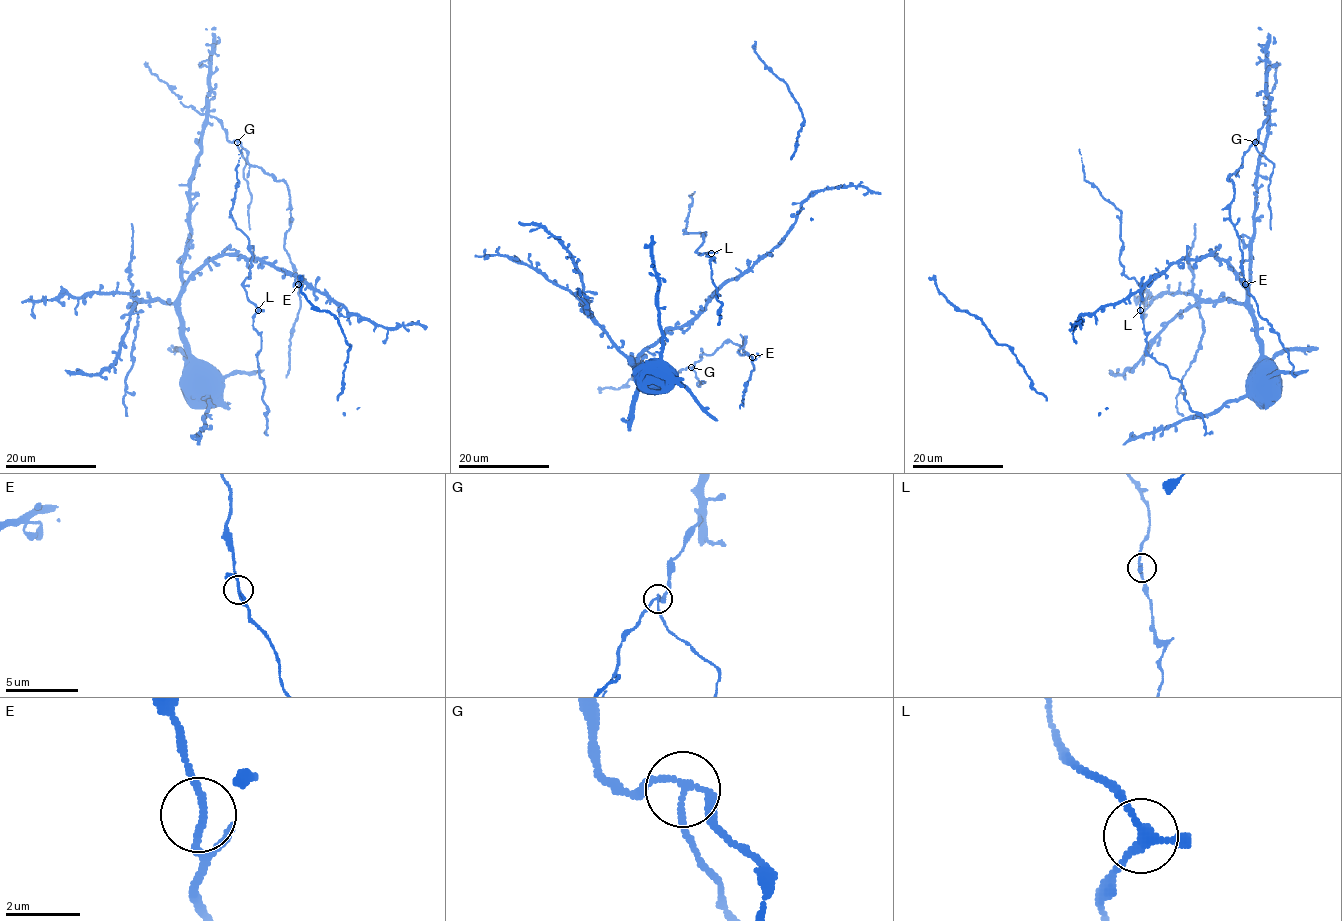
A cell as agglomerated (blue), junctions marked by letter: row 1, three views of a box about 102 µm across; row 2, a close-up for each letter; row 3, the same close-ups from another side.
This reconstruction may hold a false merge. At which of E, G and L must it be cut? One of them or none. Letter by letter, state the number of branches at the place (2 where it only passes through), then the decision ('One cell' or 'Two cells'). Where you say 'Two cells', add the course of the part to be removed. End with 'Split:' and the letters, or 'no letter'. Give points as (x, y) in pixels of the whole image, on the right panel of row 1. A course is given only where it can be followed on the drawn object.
E: Branches: 3. One cell
G: Branches: 3. Two cells. Course of the part to remove: (1255, 141), (1256, 149), (1273, 164), (1269, 191), (1271, 229)
L: Branches: 3. One cell
Split: G

